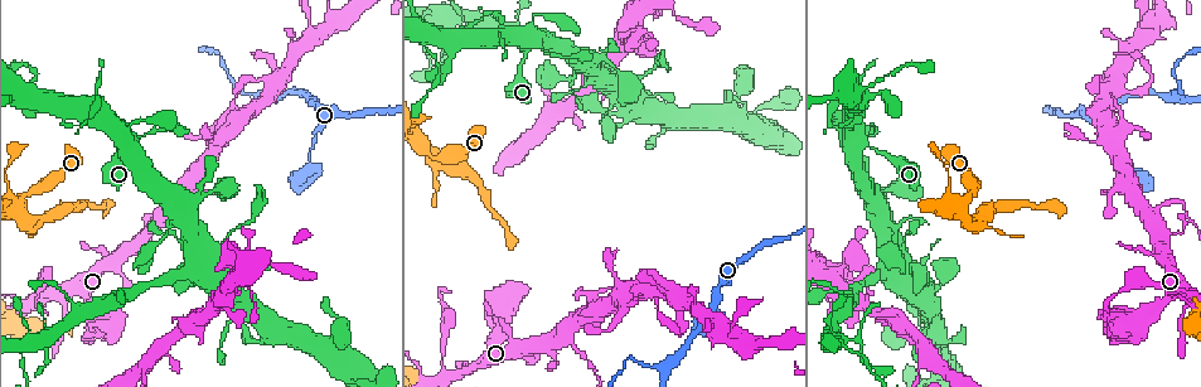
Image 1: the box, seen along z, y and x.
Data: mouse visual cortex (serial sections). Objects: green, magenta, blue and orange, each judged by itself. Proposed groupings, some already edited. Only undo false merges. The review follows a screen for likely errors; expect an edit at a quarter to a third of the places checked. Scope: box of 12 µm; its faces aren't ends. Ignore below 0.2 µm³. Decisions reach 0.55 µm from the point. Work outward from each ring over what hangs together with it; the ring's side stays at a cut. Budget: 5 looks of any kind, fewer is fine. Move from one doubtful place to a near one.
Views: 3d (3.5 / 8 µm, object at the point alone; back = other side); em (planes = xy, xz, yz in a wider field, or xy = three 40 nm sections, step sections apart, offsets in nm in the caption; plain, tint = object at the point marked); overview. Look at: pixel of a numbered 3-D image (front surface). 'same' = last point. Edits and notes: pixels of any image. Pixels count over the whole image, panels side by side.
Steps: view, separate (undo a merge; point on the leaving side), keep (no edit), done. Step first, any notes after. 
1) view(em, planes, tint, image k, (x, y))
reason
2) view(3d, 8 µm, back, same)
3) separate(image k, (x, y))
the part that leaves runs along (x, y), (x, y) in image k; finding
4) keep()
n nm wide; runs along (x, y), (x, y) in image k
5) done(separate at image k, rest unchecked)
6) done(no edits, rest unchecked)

view(3d, 8 µm, image 1, (1182, 98))
three arms meet

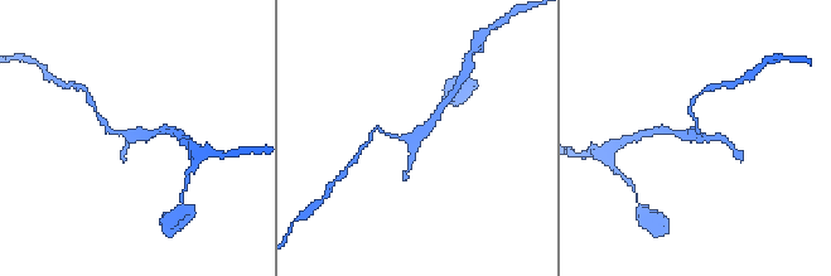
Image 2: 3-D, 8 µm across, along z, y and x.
view(em, xy, step 1, tint, image 2, (132, 137))
3 arms; arms of 150, 200, 200 nm

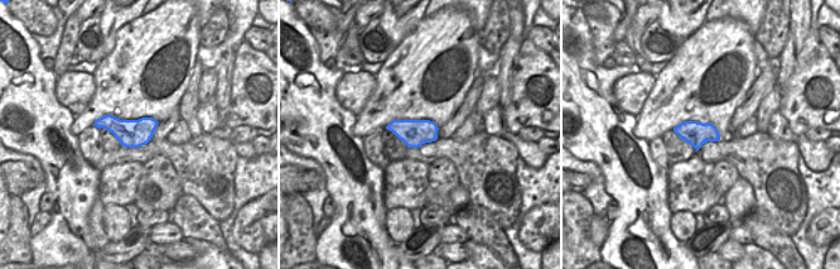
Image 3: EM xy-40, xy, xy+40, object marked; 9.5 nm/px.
keep()
continuous, no second cell

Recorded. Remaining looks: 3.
view(3d, 8 µm, image 1, (1131, 323))

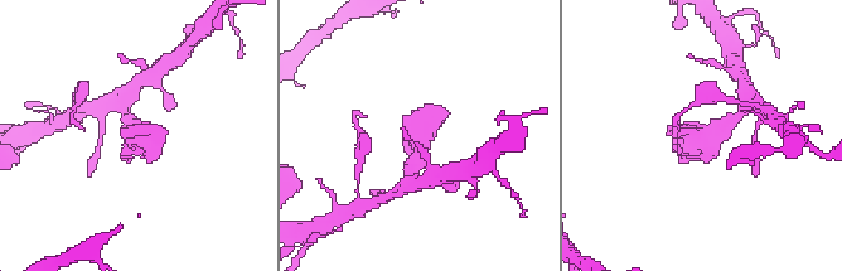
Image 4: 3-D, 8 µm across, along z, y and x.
view(em, planes, tint, image 4, (705, 138))

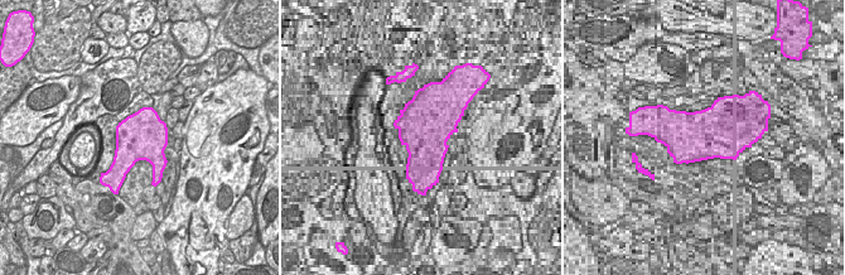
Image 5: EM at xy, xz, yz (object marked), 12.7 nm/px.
separate(image 4, (131, 139))
a second cell is stuck on

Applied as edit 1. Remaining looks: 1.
done(separate at image 4, rest unchecked)

